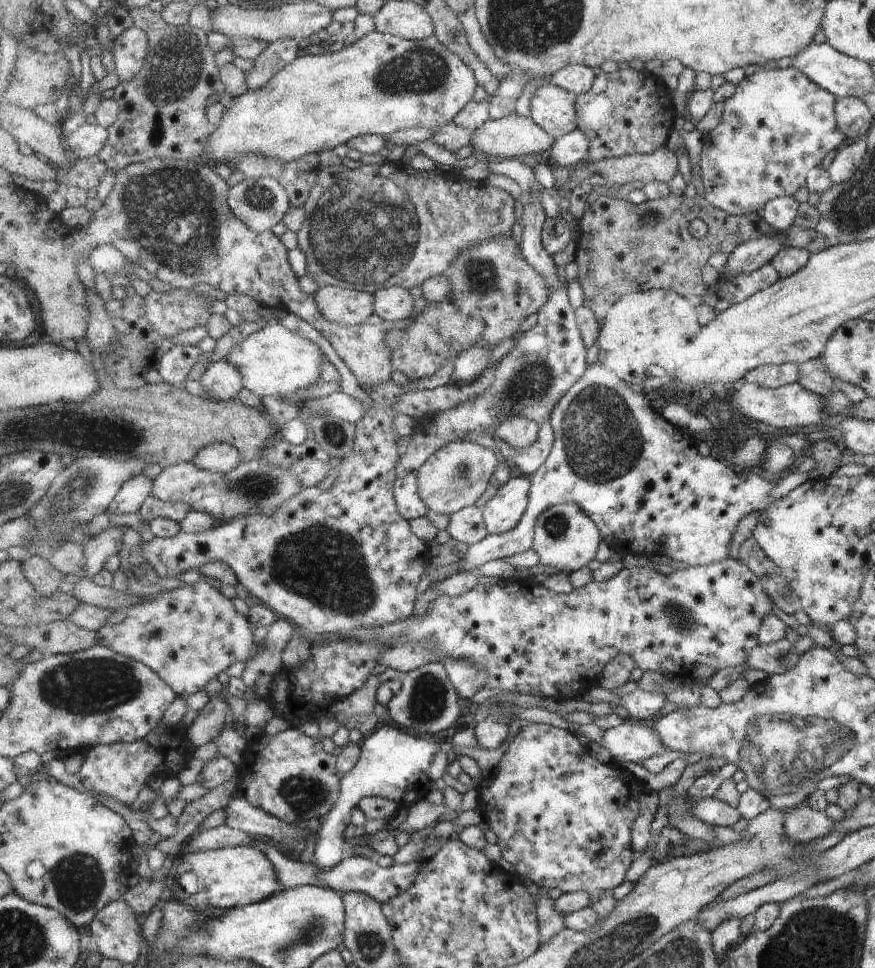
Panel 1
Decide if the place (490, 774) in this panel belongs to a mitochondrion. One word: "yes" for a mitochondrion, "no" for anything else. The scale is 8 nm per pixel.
no

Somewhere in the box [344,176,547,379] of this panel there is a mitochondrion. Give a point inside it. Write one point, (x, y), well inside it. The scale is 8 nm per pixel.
(479, 276)

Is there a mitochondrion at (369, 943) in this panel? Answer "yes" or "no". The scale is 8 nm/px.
yes

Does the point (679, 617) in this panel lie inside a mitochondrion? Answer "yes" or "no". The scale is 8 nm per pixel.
yes

